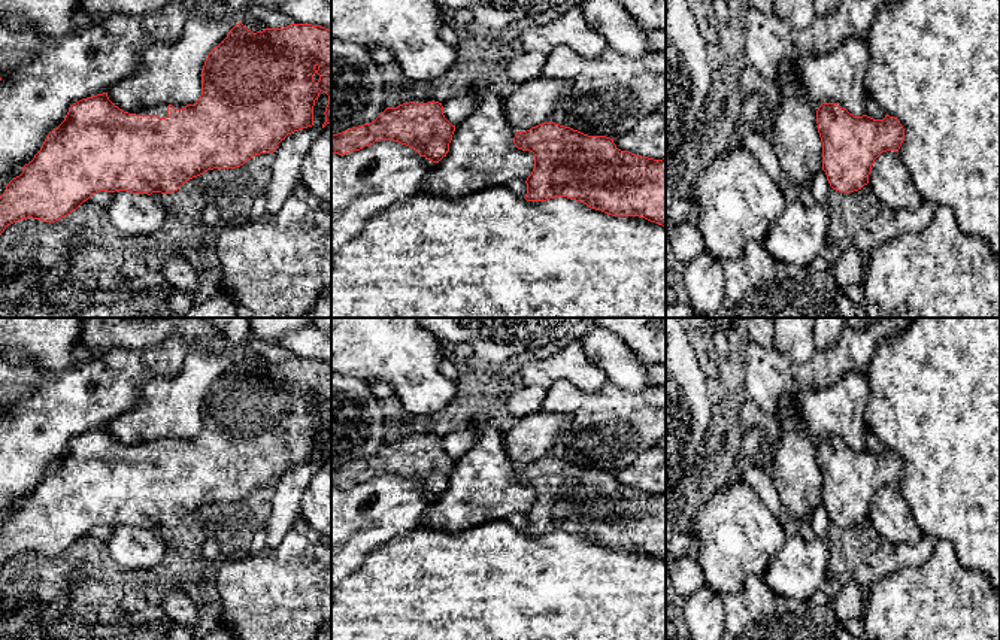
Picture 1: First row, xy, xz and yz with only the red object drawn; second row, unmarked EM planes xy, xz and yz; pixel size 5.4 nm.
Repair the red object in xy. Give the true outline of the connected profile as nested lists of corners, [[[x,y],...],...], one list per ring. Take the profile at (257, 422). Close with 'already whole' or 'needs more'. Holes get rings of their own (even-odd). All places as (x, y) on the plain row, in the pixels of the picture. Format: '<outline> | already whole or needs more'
[[[239,357],[209,386],[201,404],[201,430],[194,439],[157,440],[128,448],[115,440],[107,427],[73,437],[64,455],[46,470],[40,485],[0,530],[0,568],[7,559],[27,552],[55,556],[99,525],[170,528],[207,504],[236,503],[255,489],[273,488],[288,468],[313,459],[313,440],[321,425],[328,430],[324,462],[331,457],[331,364],[290,358],[252,367]]] | needs more

